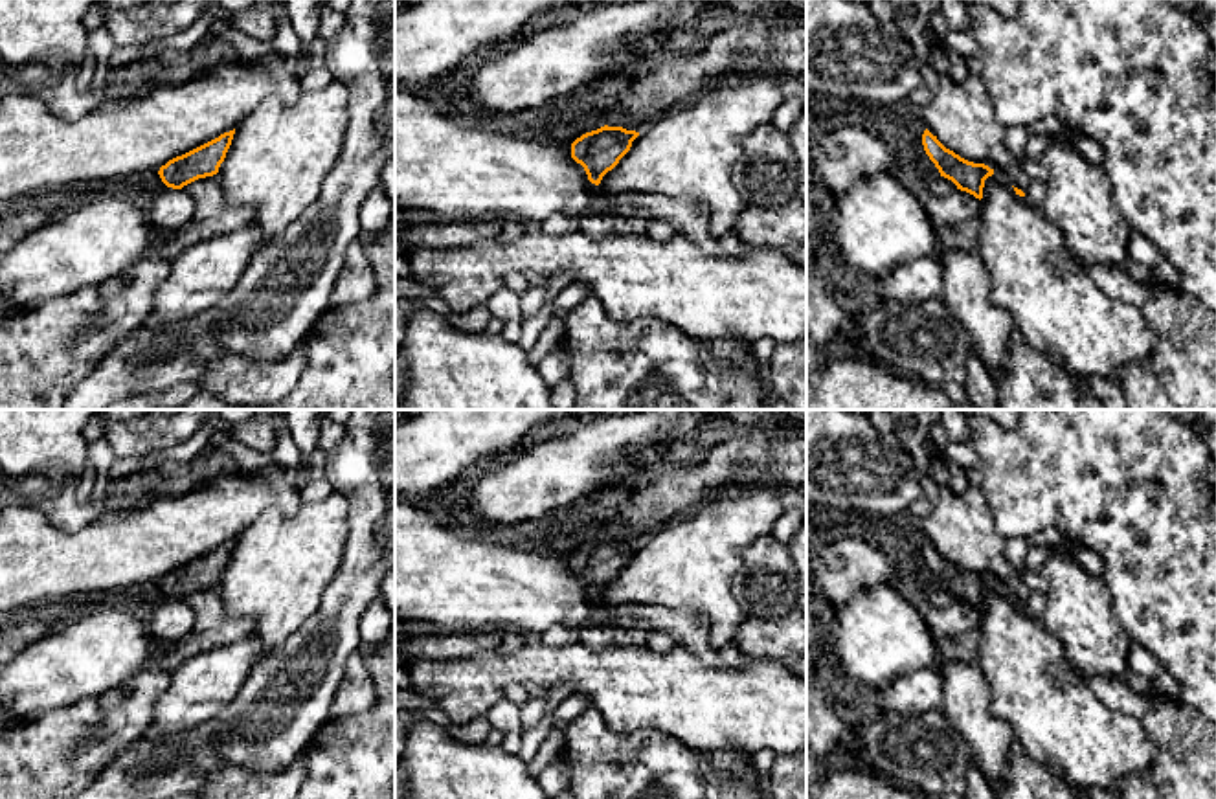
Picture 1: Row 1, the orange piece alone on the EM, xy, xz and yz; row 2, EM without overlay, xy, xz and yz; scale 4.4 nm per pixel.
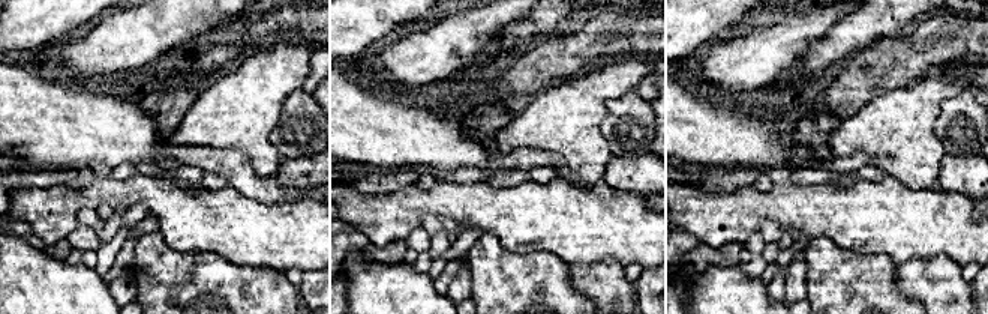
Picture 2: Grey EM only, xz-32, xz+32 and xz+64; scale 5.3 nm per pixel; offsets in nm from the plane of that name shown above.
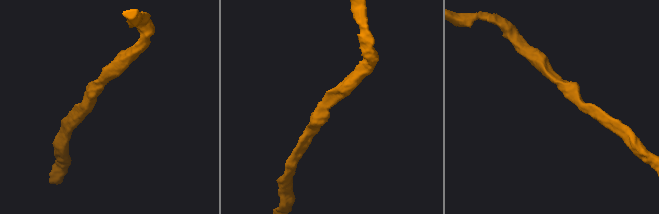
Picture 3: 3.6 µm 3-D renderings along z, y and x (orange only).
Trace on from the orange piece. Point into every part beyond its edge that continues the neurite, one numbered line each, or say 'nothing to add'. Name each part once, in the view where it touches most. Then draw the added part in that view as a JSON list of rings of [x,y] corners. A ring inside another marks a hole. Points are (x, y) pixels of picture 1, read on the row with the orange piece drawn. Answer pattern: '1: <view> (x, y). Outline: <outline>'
nothing to add

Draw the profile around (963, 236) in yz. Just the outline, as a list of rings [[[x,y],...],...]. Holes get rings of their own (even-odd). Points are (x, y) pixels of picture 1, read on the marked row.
[[[970,219],[944,228],[944,246],[959,252],[975,252],[979,220]]]

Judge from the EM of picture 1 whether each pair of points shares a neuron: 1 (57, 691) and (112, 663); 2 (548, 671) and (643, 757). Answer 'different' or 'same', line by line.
1: same
2: different

